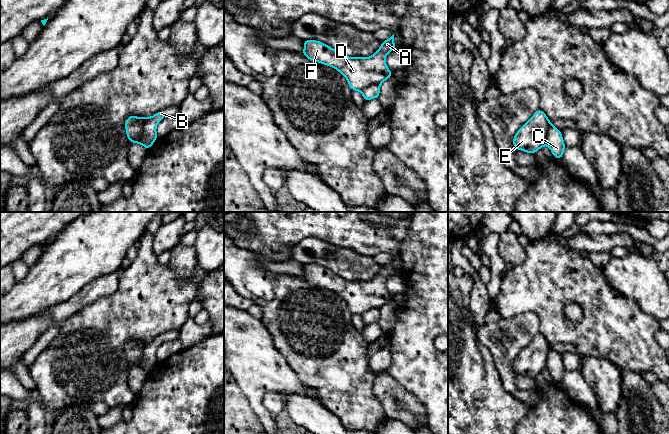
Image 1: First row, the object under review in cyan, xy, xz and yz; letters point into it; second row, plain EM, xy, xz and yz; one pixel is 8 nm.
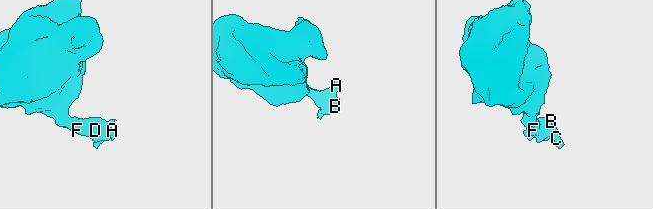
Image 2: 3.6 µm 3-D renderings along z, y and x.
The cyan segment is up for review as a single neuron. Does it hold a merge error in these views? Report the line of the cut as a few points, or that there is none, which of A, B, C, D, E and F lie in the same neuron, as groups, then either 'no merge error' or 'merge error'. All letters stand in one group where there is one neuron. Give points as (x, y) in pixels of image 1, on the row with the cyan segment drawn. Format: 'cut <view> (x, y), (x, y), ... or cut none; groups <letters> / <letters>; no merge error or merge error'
cut xy (148, 118), (137, 142); groups A D E F / B C; merge error

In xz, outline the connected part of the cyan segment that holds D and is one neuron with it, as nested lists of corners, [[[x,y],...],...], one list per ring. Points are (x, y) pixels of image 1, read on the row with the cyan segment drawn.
[[[394,34],[382,41],[380,48],[371,57],[348,57],[318,40],[303,40],[306,58],[328,65],[340,72],[352,91],[361,91],[370,85],[381,85],[393,76],[386,65],[386,56],[396,48]]]

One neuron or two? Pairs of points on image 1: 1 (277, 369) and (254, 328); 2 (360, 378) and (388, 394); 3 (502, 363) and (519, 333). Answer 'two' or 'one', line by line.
1: one
2: two
3: one

